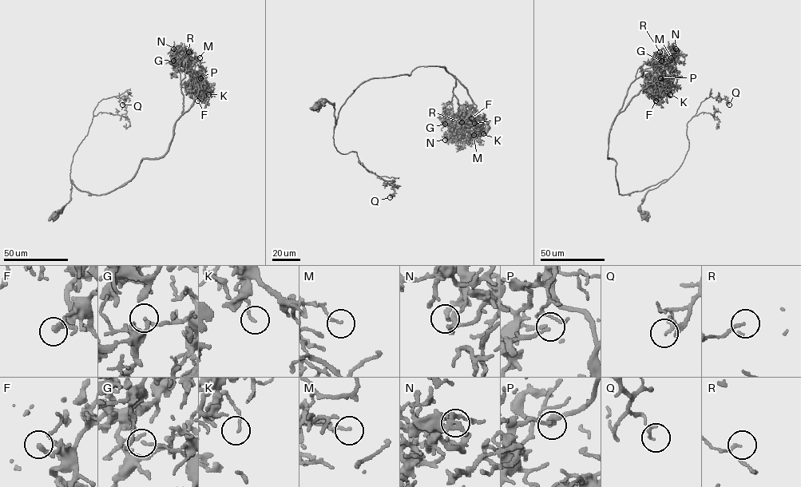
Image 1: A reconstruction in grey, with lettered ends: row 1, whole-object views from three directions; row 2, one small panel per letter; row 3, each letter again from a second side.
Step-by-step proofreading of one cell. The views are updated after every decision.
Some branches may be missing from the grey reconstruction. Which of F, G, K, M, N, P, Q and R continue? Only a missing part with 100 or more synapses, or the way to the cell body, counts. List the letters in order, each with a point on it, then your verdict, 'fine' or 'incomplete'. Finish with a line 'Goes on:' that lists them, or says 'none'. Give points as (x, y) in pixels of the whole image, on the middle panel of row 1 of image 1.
F: at (471, 118); fine
G: at (445, 124); fine
K: at (483, 133); fine
M: at (473, 135); fine
N: at (445, 140); fine
P: at (474, 123); fine
Q: at (390, 197); fine
R: at (461, 122); fine
Goes on: none

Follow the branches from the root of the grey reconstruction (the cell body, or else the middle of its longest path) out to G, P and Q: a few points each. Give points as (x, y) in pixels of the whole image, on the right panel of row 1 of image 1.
G: (644, 217), (638, 209), (644, 195), (666, 180), (620, 194), (608, 136), (629, 85), (661, 61)
P: (644, 217), (638, 209), (644, 195), (666, 180), (620, 194), (608, 136), (615, 116), (660, 78)
Q: (644, 217), (638, 209), (645, 194), (683, 161), (687, 124), (700, 103), (719, 96), (729, 104)

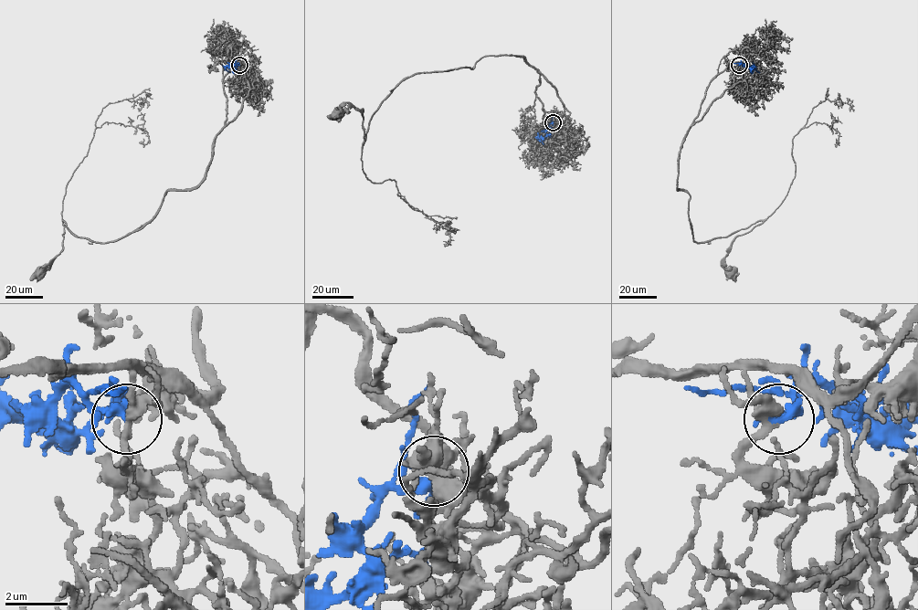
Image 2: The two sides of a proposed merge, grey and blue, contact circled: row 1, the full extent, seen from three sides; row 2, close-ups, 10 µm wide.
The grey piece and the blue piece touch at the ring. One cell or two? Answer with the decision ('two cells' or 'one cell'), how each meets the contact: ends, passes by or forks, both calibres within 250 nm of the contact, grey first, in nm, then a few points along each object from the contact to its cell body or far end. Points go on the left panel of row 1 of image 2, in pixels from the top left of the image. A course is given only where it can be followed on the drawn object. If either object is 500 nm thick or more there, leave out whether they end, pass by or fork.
one cell; grey forks there; blue passes by; 240 nm thick on the grey side, 220 nm on the other; grey runs (239, 65), (248, 94), (204, 179), (169, 189), (113, 240), (63, 220), (41, 275); blue runs (239, 65), (236, 63), (227, 67), (230, 72)

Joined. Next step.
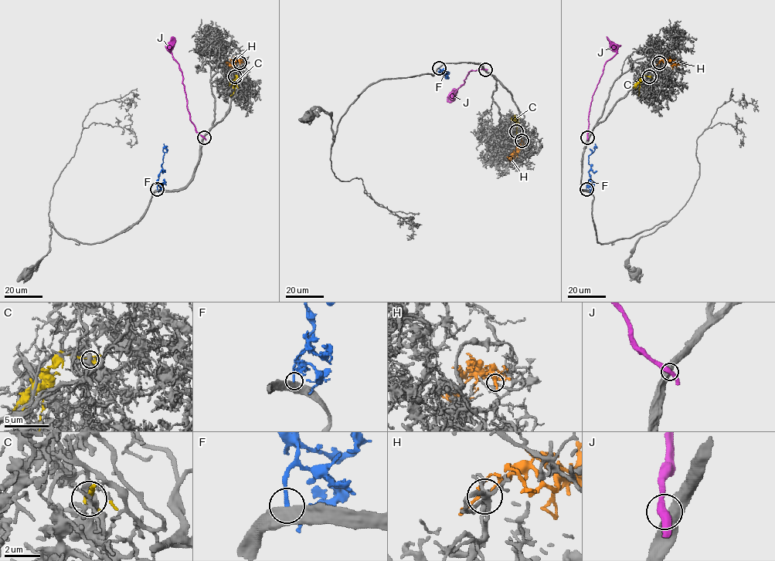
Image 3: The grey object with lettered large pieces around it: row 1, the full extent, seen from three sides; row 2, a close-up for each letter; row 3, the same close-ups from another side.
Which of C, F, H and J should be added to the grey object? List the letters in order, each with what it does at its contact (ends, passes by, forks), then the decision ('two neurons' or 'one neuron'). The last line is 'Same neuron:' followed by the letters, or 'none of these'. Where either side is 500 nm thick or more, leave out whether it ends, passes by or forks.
C: it forks; two neurons
F: it ends; two neurons
H: it forks; one neuron
J: two neurons
Same neuron: H

